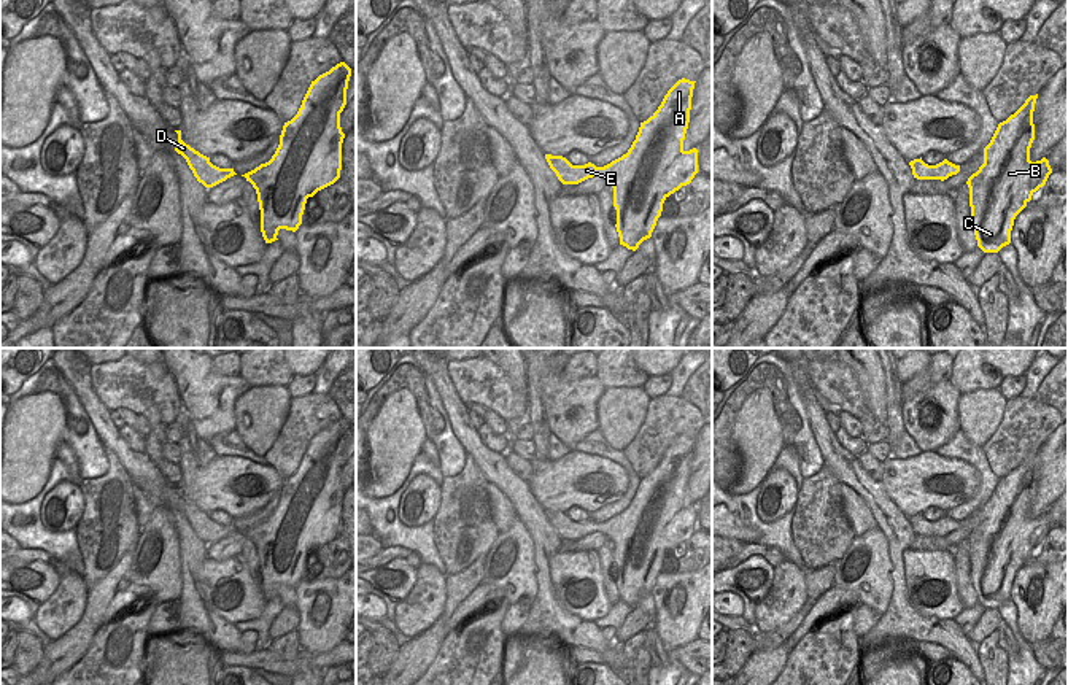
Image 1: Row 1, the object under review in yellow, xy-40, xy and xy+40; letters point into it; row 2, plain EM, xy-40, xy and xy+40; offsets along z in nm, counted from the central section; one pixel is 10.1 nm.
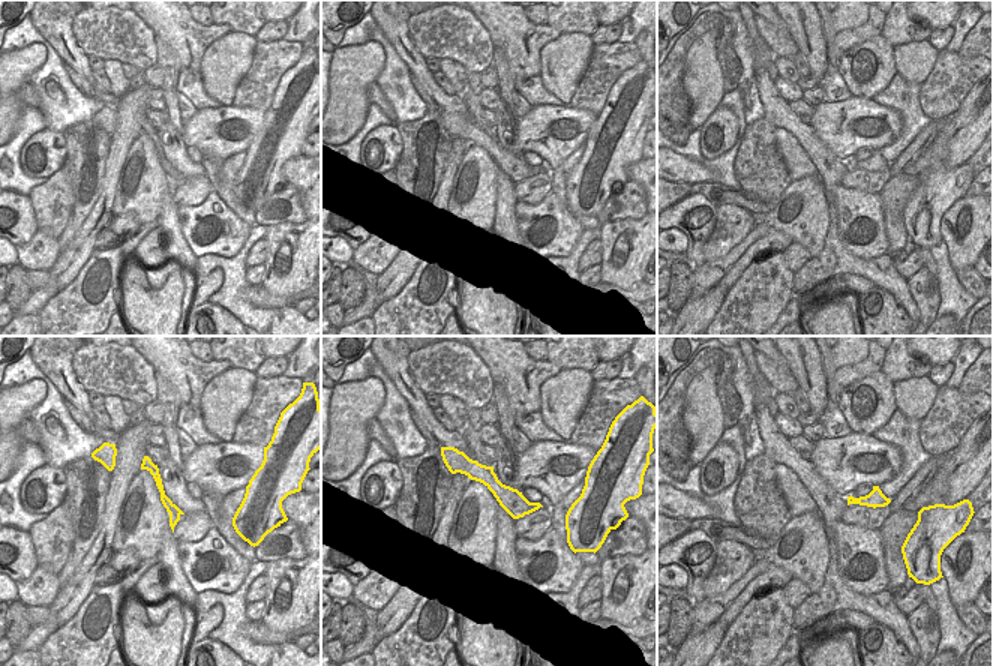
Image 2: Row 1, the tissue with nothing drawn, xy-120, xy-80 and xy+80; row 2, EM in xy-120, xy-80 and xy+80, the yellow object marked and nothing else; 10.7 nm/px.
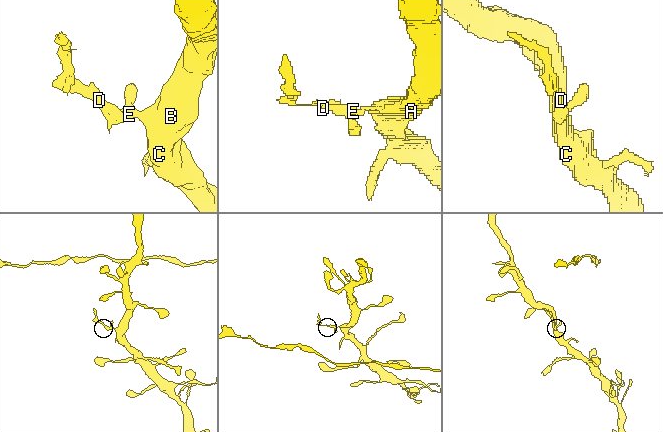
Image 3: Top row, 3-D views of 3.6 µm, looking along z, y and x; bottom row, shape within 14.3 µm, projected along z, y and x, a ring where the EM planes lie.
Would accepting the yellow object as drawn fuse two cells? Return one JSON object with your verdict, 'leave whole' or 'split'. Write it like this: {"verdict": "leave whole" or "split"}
{"verdict": "split"}

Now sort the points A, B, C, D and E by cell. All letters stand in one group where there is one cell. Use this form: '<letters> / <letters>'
A B C / D E

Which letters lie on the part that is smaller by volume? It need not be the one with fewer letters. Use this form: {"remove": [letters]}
{"remove": ["D", "E"]}

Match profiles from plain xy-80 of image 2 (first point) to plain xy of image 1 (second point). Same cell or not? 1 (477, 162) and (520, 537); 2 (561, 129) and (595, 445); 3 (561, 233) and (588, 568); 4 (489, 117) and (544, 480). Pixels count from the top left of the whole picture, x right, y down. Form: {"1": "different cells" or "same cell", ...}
{"1": "same cell", "2": "different cells", "3": "same cell", "4": "different cells"}

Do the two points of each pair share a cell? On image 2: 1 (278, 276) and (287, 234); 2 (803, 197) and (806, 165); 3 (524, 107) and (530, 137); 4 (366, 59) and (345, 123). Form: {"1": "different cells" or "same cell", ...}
{"1": "same cell", "2": "different cells", "3": "different cells", "4": "same cell"}

